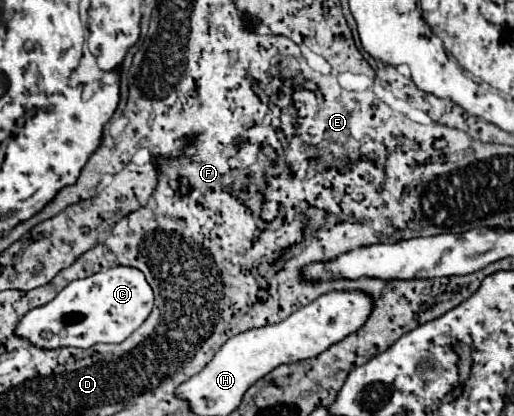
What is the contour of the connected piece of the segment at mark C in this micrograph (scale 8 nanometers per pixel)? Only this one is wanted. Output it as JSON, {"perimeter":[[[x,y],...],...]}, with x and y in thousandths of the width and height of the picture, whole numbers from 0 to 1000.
{"perimeter":[[[222,639],[198,654],[187,654],[171,668],[156,668],[136,678],[101,726],[58,745],[35,779],[31,803],[43,813],[54,813],[74,837],[125,837],[125,832],[148,832],[148,837],[175,837],[191,822],[241,822],[272,779],[288,764],[300,736],[300,707],[292,683],[284,678],[280,659],[268,644],[253,639]]]}

